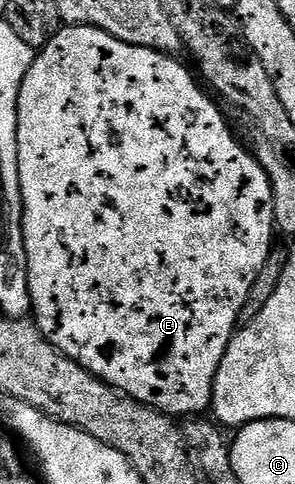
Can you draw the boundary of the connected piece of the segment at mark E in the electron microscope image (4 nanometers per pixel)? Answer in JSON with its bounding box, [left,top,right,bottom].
[16,25,276,419]

